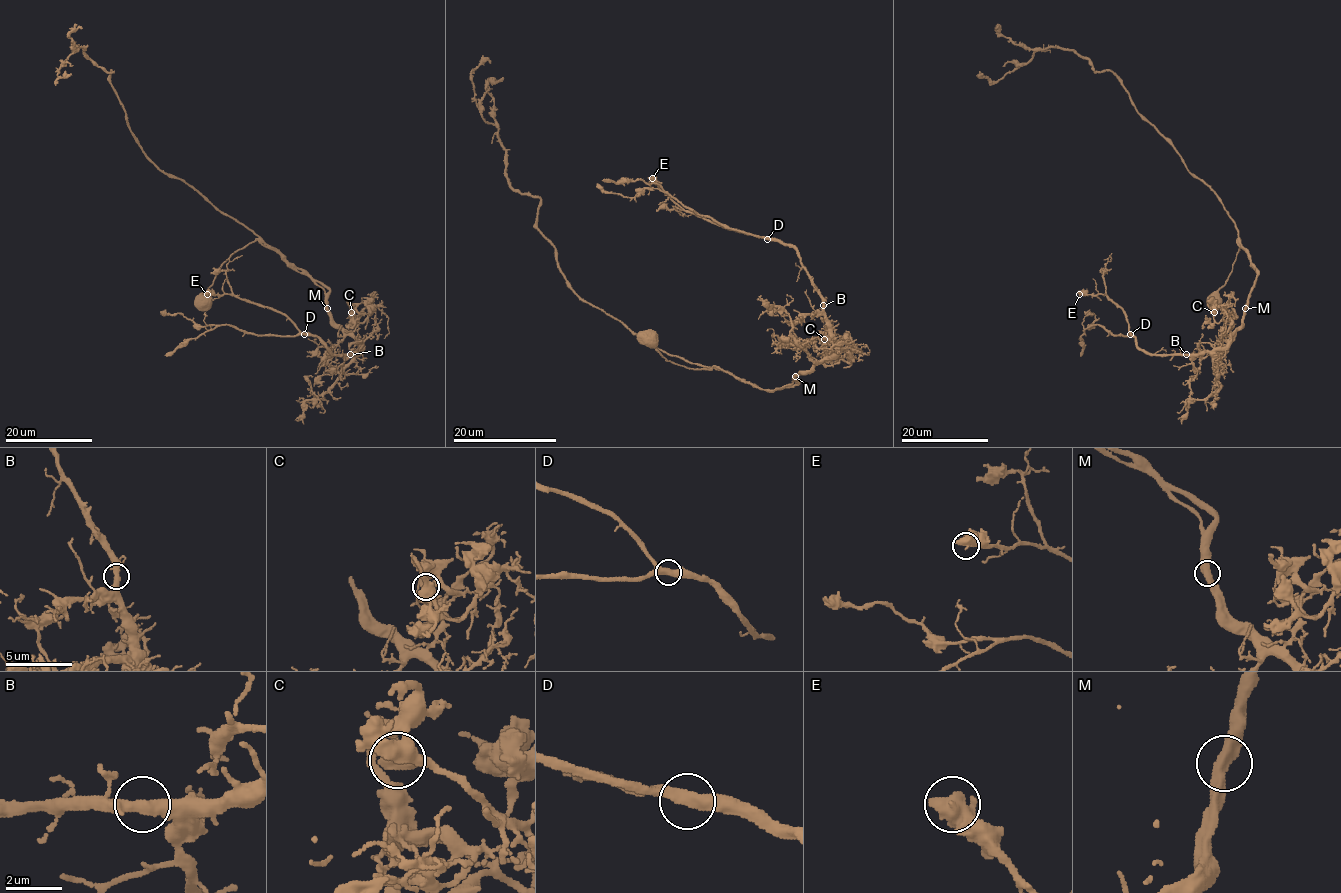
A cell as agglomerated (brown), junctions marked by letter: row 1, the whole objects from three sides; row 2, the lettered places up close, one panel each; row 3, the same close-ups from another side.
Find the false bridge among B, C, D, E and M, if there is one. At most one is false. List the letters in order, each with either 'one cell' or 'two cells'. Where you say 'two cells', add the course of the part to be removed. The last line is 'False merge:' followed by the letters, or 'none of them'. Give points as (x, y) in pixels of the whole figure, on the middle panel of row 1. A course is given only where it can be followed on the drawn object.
B: one cell
C: one cell
D: one cell
E: one cell
M: one cell
False merge: none of them

